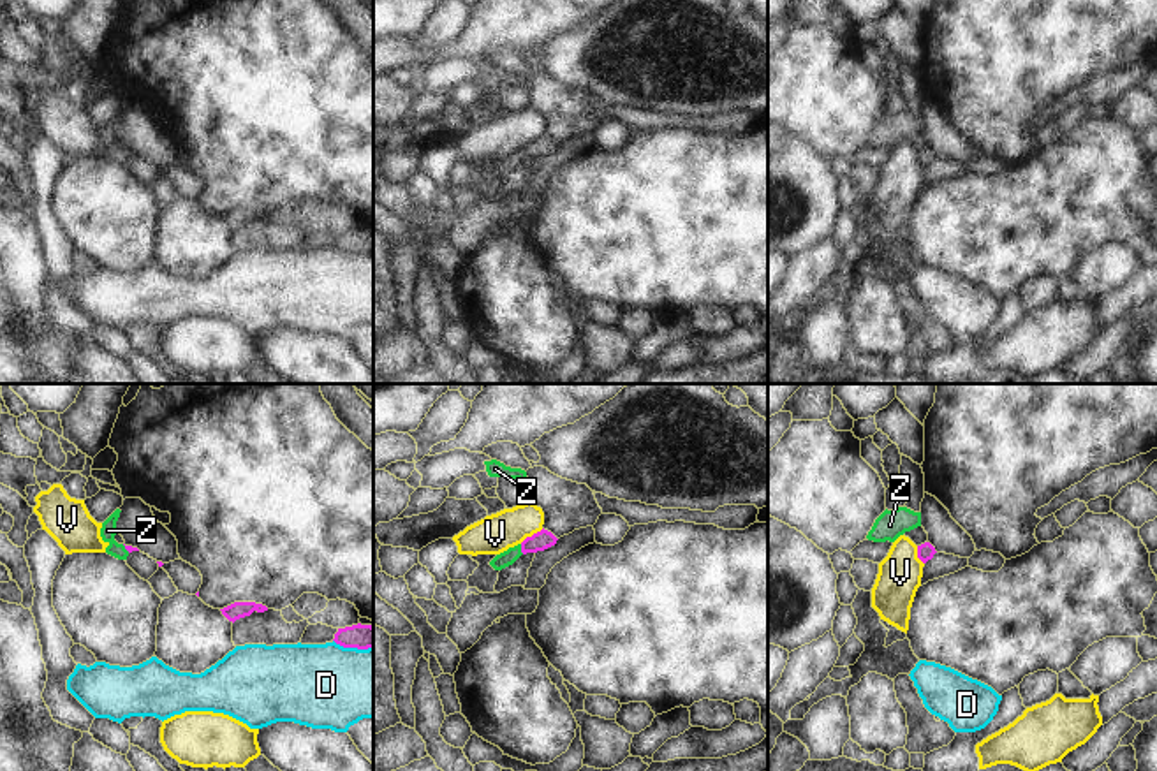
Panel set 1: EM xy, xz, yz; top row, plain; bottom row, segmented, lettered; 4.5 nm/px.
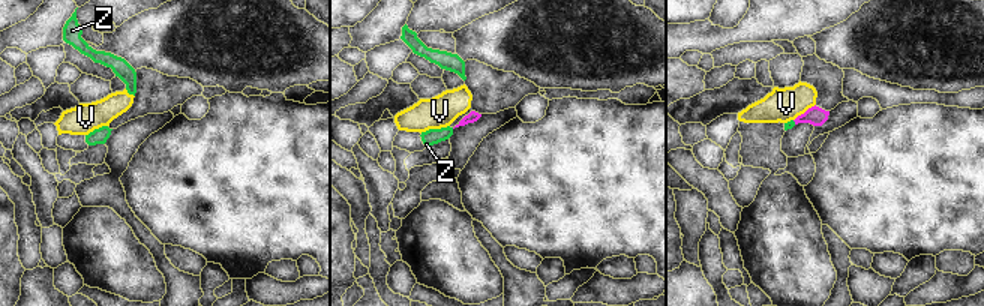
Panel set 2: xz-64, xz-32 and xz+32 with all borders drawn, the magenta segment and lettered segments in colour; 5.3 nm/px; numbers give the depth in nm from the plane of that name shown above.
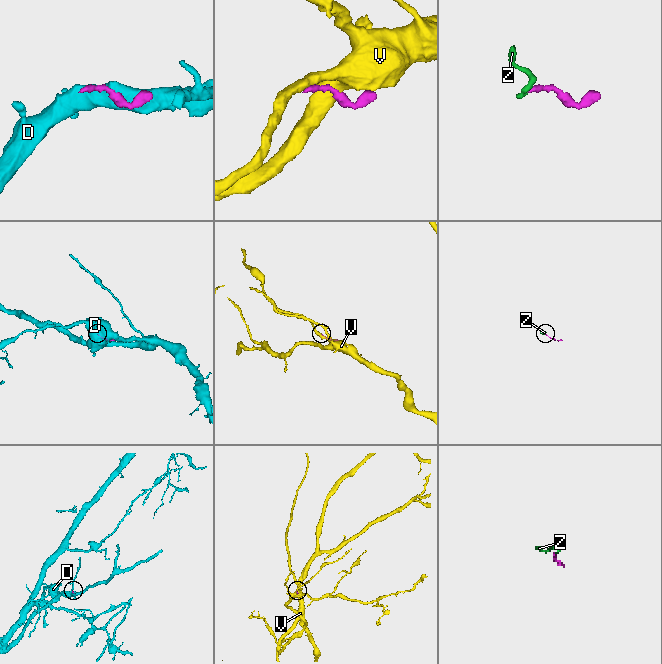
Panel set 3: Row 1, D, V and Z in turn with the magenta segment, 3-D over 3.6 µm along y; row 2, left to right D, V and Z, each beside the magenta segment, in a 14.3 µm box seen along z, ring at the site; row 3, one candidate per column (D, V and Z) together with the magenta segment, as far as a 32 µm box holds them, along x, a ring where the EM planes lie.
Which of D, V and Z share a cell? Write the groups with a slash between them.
D / V / Z

